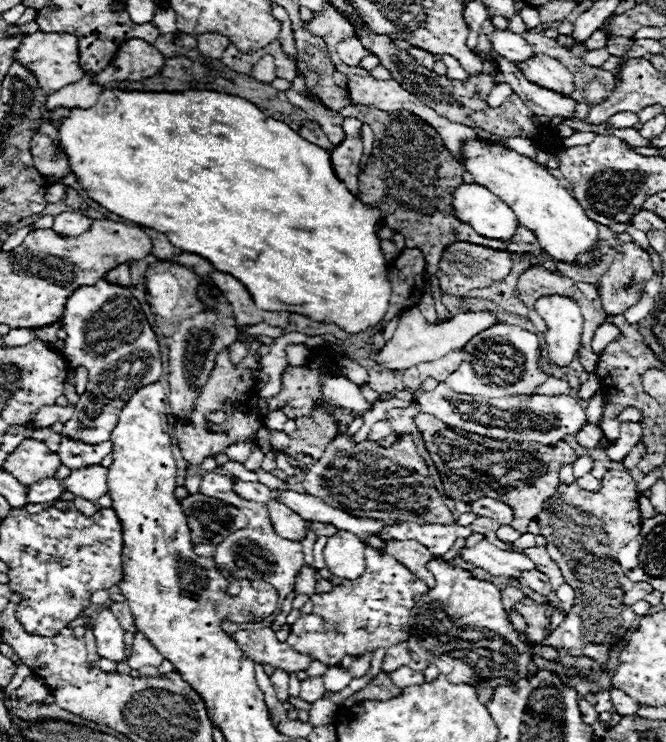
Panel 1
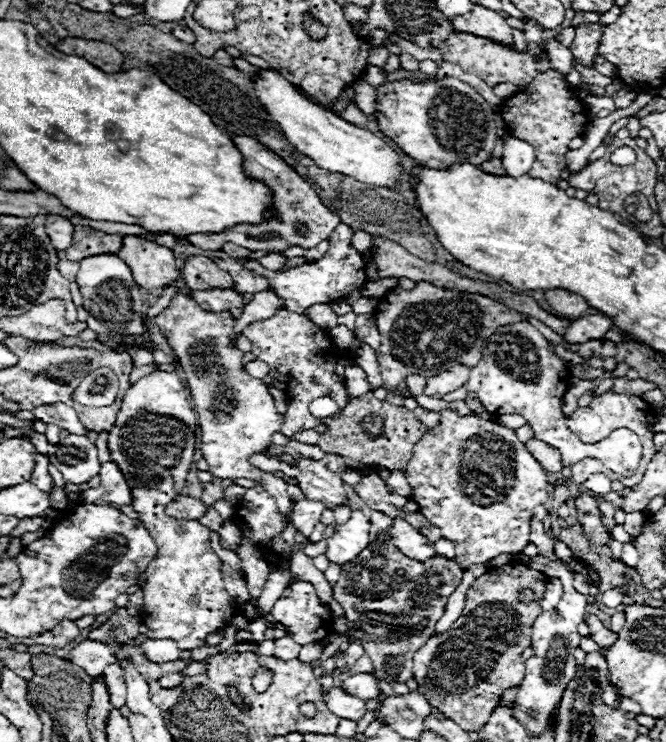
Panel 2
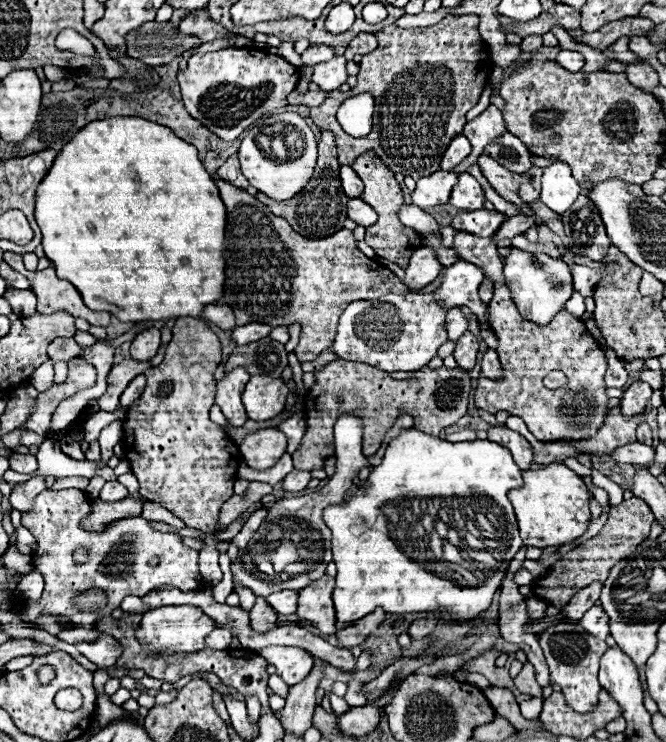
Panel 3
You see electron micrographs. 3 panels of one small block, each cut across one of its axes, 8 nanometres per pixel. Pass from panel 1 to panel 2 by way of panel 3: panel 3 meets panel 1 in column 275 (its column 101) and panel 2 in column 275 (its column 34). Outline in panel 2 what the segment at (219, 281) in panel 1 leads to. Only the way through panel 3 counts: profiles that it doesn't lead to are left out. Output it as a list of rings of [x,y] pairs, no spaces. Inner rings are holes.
[[[338,224],[338,230],[334,230],[334,234],[330,236],[330,250],[320,260],[304,264],[304,266],[288,270],[288,272],[268,270],[254,260],[244,262],[244,266],[248,270],[264,276],[270,282],[268,290],[284,300],[286,310],[304,314],[314,304],[330,304],[330,302],[336,302],[338,298],[346,298],[352,290],[362,288],[362,284],[366,282],[366,262],[362,260],[360,252],[356,252],[350,246],[350,236],[352,236],[352,230],[346,224]]]

